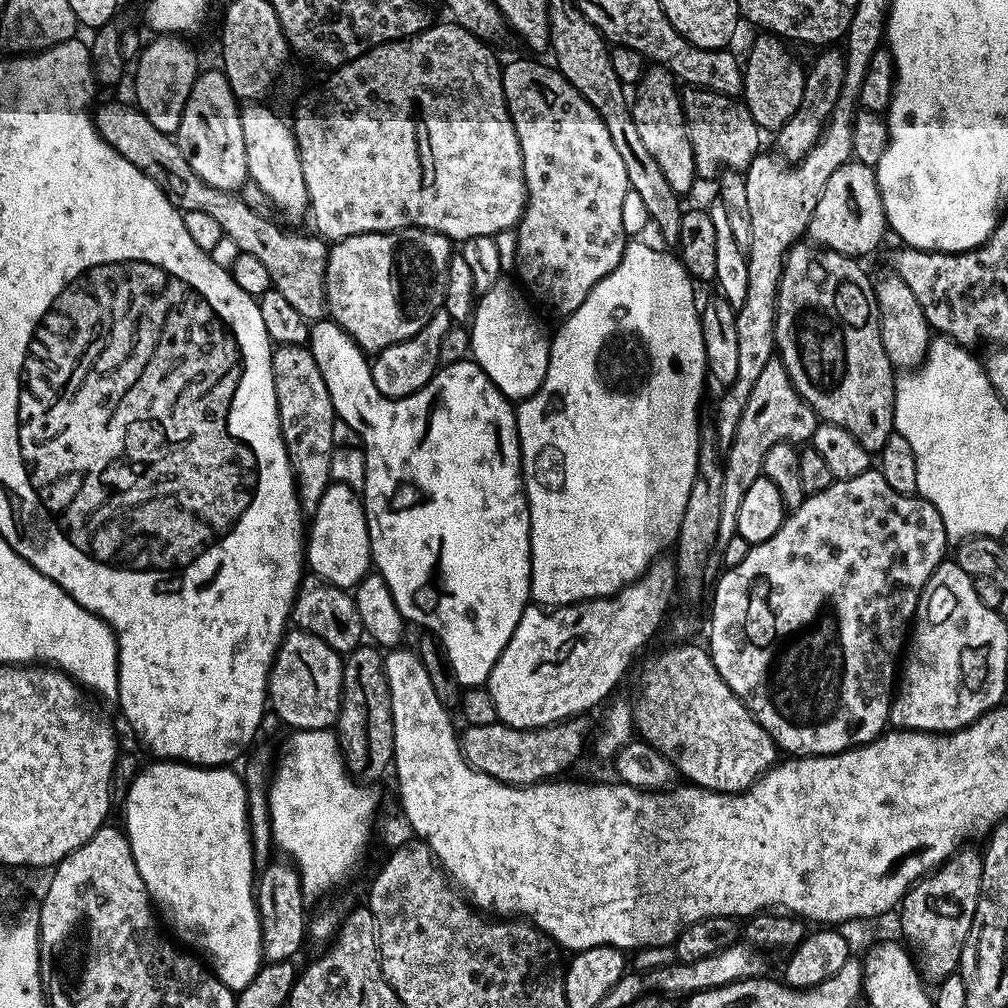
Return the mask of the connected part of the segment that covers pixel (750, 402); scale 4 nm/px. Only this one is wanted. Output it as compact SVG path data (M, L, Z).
M779 358L766 362L758 382L754 382L754 390L750 390L750 398L746 398L742 418L722 460L722 508L718 518L717 545L722 546L730 542L730 538L736 535L738 509L742 507L742 497L746 495L746 490L750 490L750 482L757 480L763 473L766 450L779 444L800 446L811 441L817 423L816 411L796 392L796 388L790 382L790 374L786 374L784 363Z

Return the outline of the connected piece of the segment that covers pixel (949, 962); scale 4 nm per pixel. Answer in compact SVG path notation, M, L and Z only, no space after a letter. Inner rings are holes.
M972 846L961 847L953 852L951 860L945 860L935 872L920 877L898 905L900 928L920 947L918 967L928 982L945 980L959 969L962 946L966 942L966 934L970 934L970 922L974 922L974 910L978 906L982 886L984 858L979 851L968 847Z

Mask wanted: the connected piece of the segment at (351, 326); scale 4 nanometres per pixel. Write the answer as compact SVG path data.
M401 228L398 232L367 232L335 241L328 249L328 261L324 271L324 307L327 315L335 324L342 326L342 330L346 330L348 337L365 354L375 354L381 352L386 346L394 346L394 342L402 342L406 338L418 334L418 330L422 330L422 326L426 326L426 322L430 322L432 315L444 307L444 294L448 290L448 264L452 261L453 255L453 241L442 234L431 232L425 228Z

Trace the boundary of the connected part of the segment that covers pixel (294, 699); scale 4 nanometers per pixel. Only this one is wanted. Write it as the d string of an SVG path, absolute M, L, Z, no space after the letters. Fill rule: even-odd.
M288 630L280 641L272 669L268 675L267 707L292 730L331 729L340 716L340 702L344 699L344 656L335 652L322 638L299 630Z

